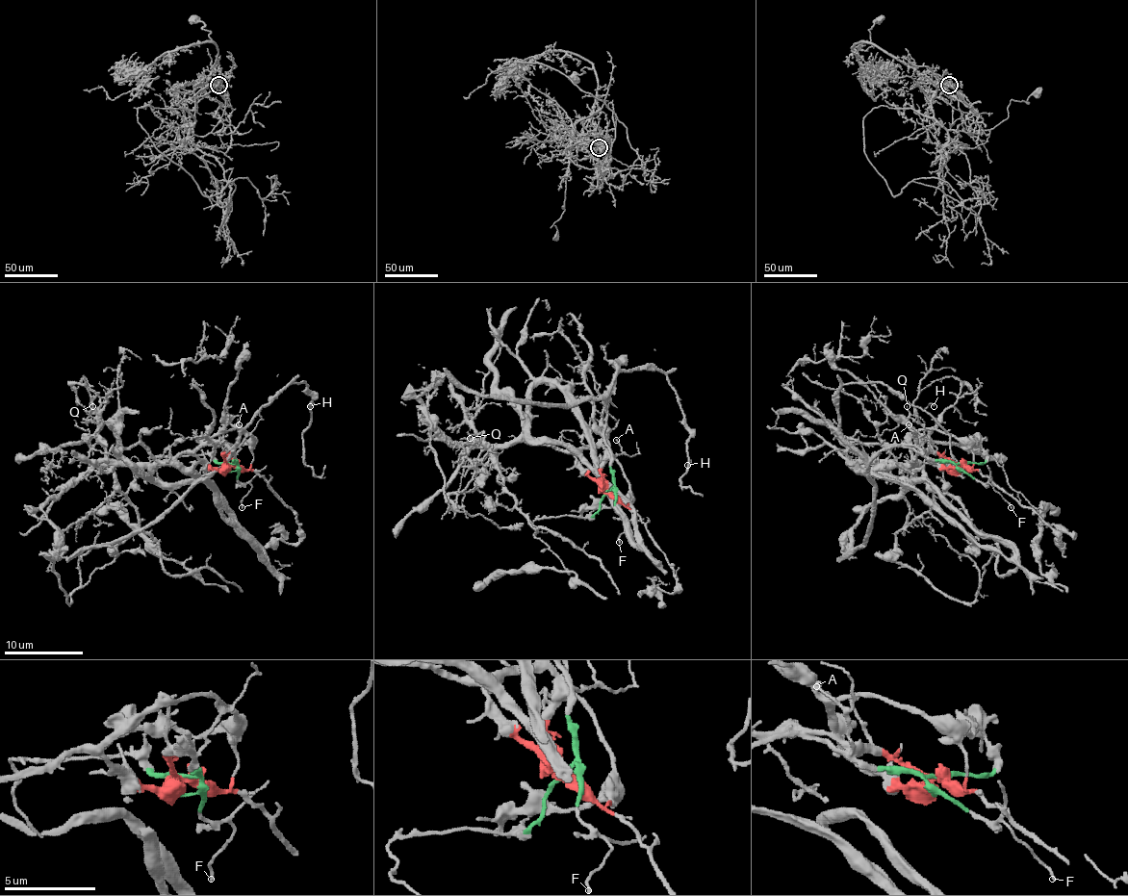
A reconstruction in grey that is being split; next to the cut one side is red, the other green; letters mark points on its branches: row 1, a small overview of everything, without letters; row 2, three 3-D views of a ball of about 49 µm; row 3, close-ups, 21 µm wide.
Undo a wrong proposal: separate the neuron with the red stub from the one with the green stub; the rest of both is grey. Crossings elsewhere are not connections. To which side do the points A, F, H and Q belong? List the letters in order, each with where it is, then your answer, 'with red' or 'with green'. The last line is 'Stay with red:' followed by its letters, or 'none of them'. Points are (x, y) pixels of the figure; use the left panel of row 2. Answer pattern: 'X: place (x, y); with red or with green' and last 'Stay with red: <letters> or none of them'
A: place (239, 424); with green
F: place (242, 507); with green
H: place (310, 406); with green
Q: place (92, 406); with red
Stay with red: Q

